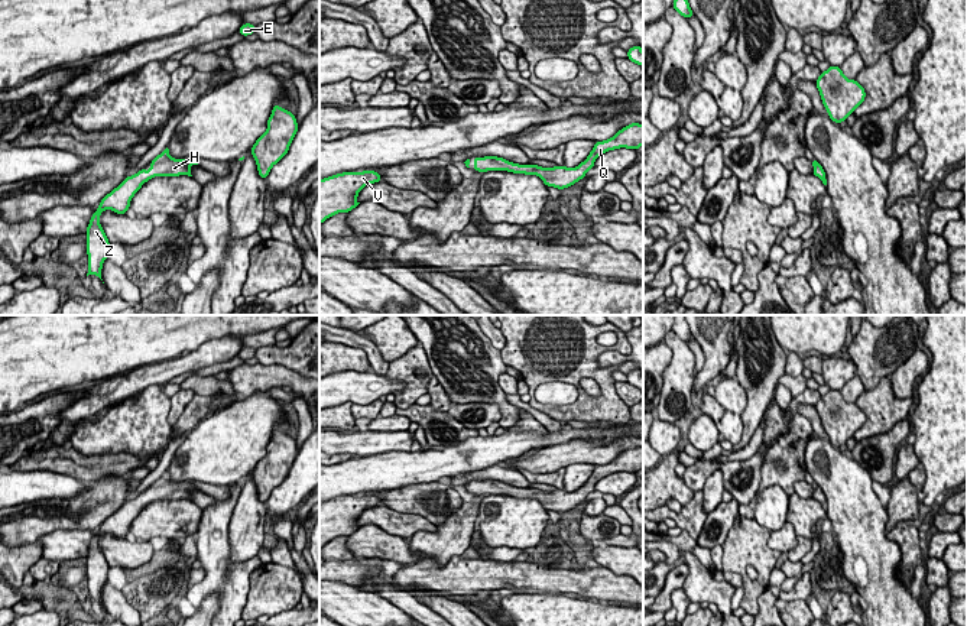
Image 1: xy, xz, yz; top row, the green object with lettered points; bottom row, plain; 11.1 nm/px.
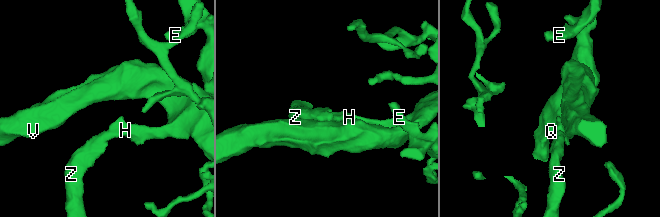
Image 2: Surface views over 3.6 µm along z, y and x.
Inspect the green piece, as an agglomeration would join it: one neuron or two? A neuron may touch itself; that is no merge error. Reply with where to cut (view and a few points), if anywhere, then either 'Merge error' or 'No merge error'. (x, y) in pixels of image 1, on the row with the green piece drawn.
No split. No merge error

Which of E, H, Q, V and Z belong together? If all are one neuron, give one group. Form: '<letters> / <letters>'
E H Q V Z

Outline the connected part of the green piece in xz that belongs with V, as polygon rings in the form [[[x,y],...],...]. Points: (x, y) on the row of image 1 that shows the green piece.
[[[374,171],[343,172],[319,181],[319,224],[338,213],[350,213],[360,202],[358,192],[369,184],[380,182]]]

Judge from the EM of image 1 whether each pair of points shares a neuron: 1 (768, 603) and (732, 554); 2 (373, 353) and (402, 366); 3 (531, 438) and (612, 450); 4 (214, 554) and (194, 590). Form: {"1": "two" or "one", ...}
{"1": "two", "2": "two", "3": "two", "4": "one"}

